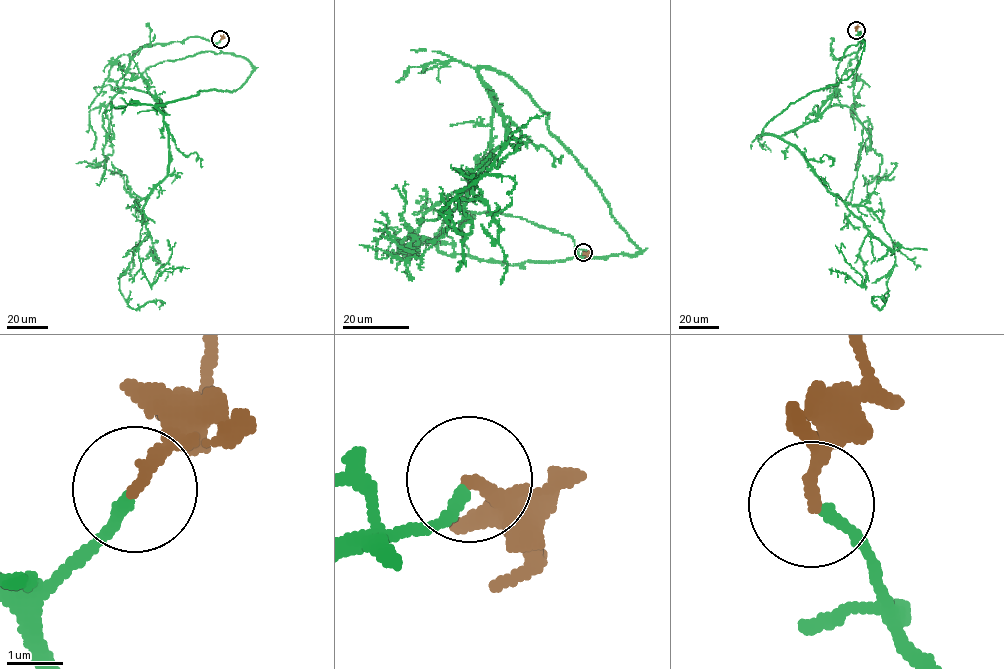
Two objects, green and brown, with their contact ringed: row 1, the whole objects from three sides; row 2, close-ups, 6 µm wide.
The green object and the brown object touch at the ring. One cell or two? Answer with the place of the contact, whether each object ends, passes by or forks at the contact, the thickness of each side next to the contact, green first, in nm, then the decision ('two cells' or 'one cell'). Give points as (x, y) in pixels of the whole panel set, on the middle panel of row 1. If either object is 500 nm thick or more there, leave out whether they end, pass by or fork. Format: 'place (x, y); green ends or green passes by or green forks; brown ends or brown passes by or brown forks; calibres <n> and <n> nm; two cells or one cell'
place (583, 252); green ends; brown ends; calibres 190 and 220 nm; one cell

